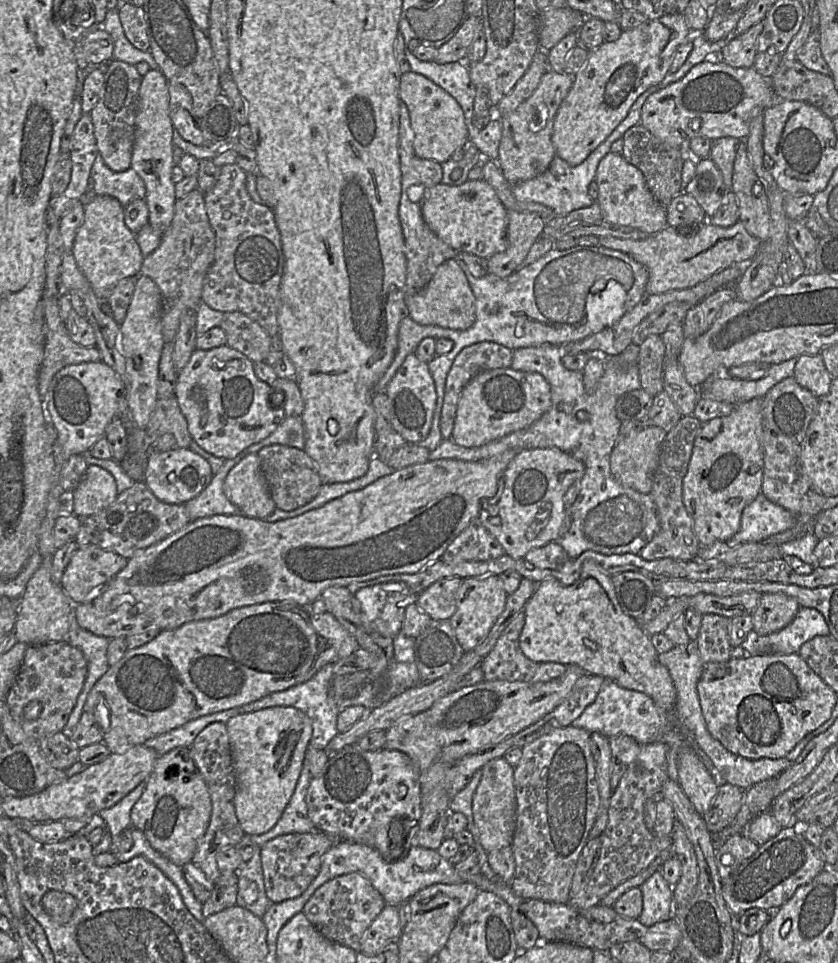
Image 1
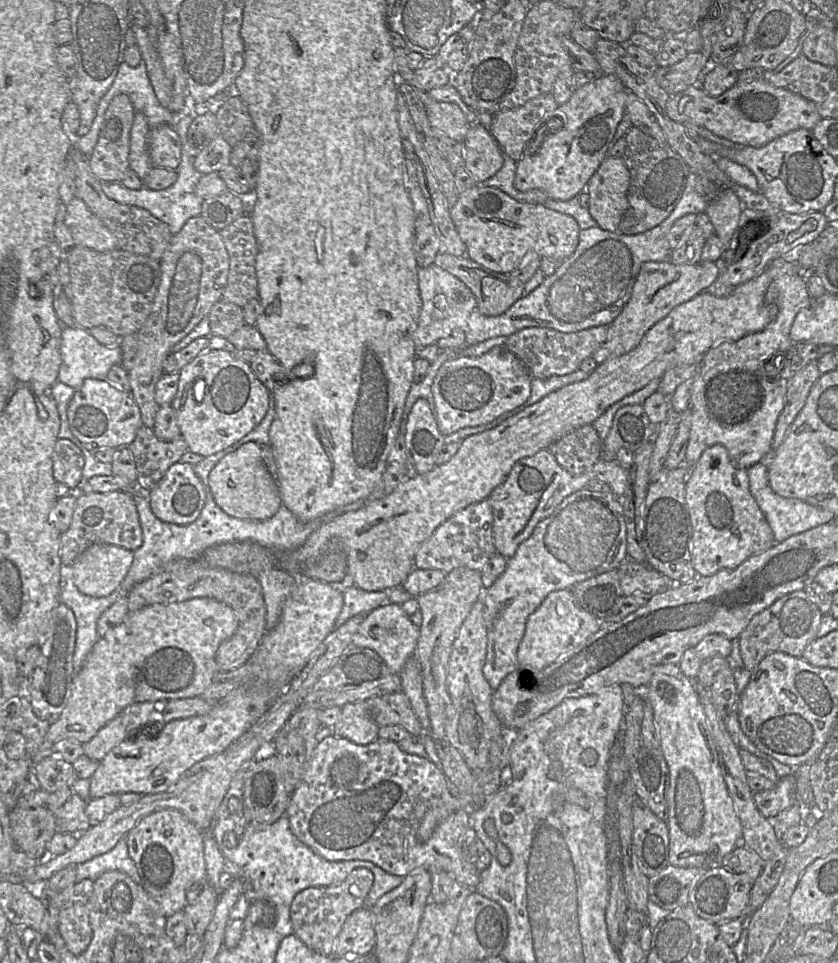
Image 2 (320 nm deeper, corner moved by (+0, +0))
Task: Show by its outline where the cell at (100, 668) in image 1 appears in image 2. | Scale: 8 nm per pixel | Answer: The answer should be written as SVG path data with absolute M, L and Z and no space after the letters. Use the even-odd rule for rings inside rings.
M61 566L60 581L60 602L68 606L74 613L77 622L76 644L74 651L74 669L78 672L87 656L91 652L94 644L98 639L97 622L102 613L108 609L120 596L123 595L121 589L118 589L106 597L94 598L82 594L73 582L72 566Z

